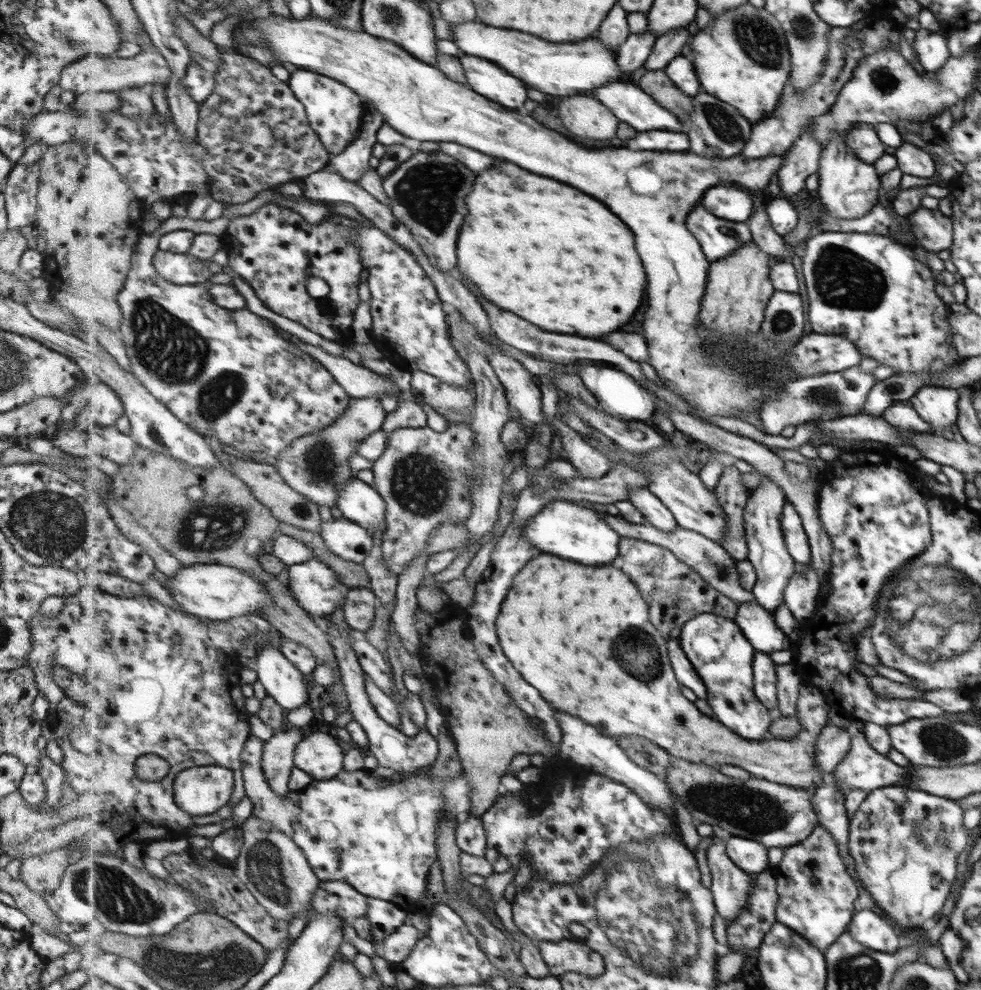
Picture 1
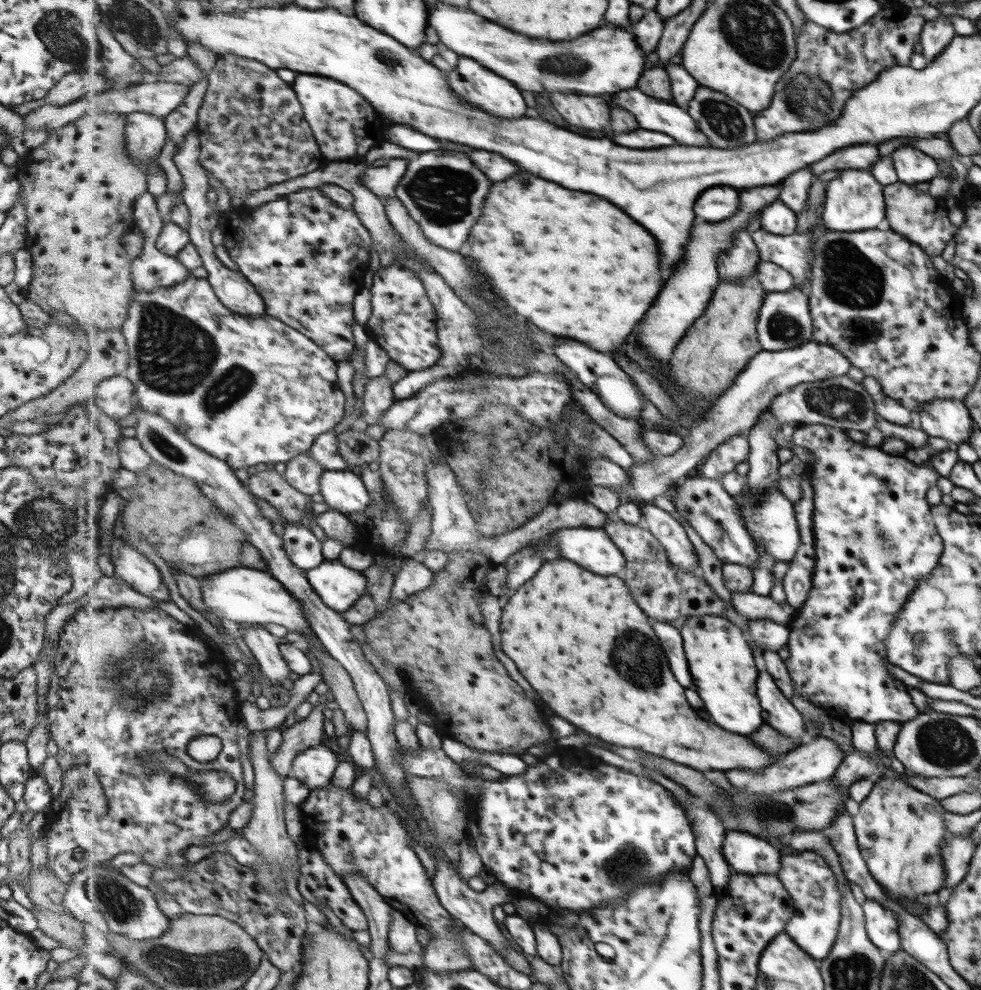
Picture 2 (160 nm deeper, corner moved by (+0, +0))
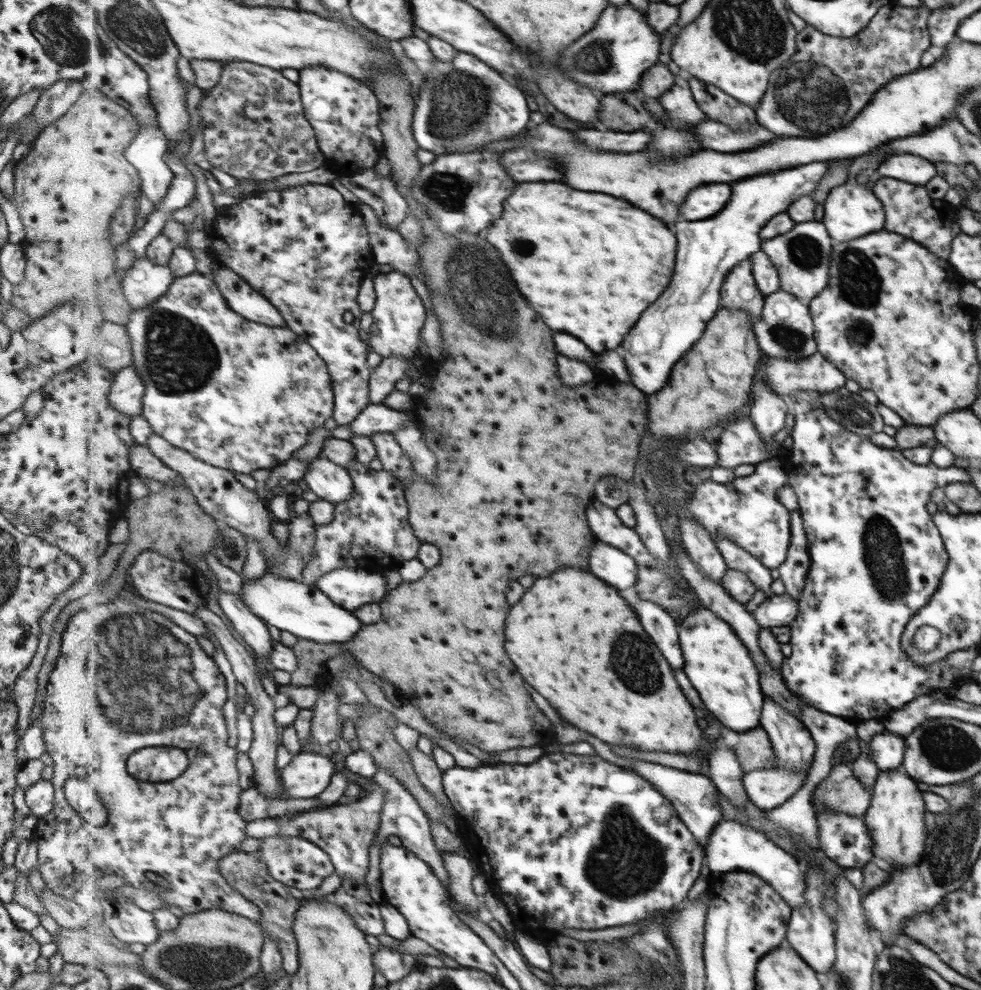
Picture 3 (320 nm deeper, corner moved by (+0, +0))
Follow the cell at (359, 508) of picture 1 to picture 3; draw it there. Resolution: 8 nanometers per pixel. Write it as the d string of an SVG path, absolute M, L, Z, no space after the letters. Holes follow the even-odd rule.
M328 459L313 462L304 481L319 498L335 504L349 500L354 491L353 479L348 469Z

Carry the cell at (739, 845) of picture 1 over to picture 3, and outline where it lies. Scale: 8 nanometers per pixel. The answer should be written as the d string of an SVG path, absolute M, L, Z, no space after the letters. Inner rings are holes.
M722 818L711 833L706 846L706 862L717 876L720 873L743 873L758 875L793 908L801 906L806 900L806 883L803 868L791 855L777 847L763 833L745 826L738 820Z

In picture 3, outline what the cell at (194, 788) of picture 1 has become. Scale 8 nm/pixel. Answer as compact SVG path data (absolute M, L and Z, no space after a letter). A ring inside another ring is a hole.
M153 746L133 753L128 761L135 778L151 782L167 782L183 776L190 765L185 749L175 746Z

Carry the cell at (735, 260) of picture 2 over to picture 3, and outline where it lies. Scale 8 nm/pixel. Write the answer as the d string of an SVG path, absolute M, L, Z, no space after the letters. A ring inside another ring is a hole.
M751 259L743 261L736 266L726 278L722 286L722 308L731 308L735 311L747 311L751 315L751 323L759 319L764 295L755 286L752 272Z

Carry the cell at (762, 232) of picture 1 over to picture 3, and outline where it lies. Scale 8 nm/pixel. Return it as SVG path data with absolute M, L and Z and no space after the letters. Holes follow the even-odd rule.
M821 221L799 222L794 223L793 228L787 234L780 234L771 240L761 241L760 251L776 268L779 288L803 302L808 302L817 296L825 288L829 278L829 250L832 244L825 230Z

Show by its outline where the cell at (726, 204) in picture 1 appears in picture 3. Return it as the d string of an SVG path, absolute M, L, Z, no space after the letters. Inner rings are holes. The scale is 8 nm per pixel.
M729 184L699 186L699 190L687 200L687 206L683 206L683 220L691 222L715 217L725 208L725 202L731 200L731 194Z

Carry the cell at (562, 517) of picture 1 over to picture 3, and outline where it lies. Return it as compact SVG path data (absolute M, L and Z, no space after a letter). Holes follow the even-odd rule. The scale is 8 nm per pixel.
M596 540L590 550L589 570L621 590L635 587L639 580L636 560L626 551L601 540Z

